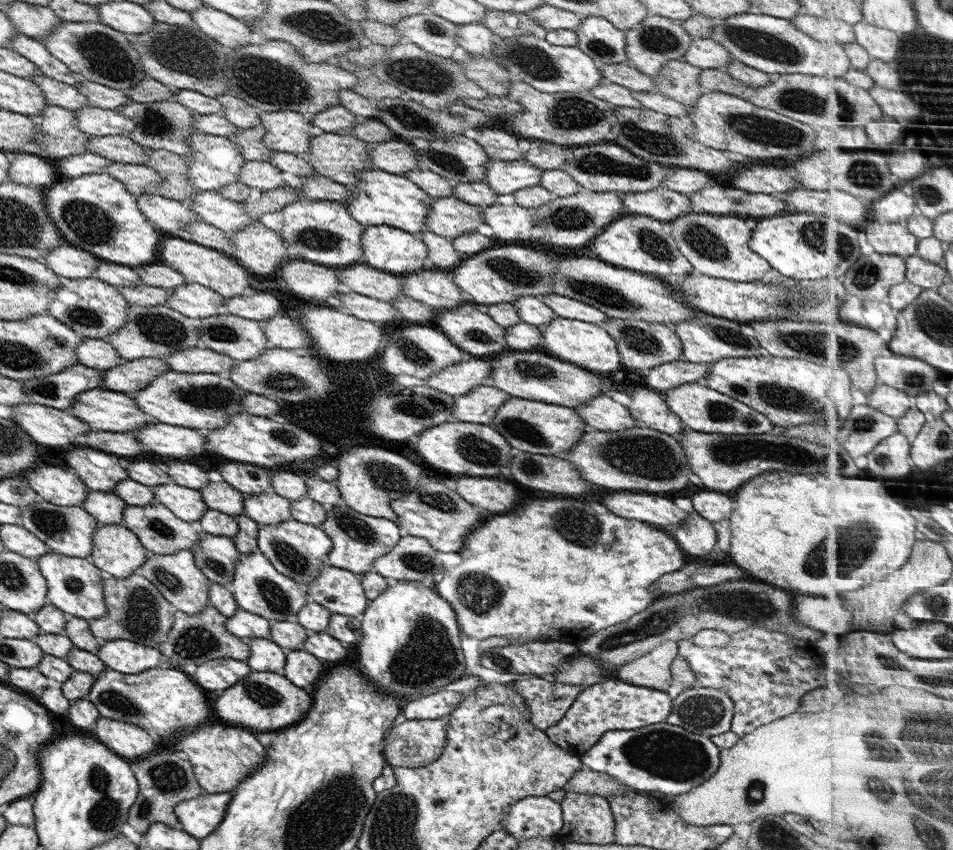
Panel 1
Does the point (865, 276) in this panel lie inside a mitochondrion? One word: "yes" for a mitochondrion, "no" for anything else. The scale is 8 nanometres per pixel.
yes

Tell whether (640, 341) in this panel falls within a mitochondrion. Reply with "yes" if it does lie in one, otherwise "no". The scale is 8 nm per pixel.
yes

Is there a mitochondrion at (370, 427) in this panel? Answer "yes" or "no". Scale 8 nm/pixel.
no

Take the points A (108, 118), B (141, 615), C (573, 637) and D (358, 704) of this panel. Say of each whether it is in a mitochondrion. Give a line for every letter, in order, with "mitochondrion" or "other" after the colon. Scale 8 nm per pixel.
A: other
B: mitochondrion
C: other
D: other

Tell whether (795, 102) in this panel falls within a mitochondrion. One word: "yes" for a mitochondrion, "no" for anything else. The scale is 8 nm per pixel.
yes

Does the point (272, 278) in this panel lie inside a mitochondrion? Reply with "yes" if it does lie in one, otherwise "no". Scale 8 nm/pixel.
no

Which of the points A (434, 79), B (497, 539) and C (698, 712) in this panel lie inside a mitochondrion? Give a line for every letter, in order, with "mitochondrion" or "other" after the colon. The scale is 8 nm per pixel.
A: mitochondrion
B: other
C: mitochondrion

